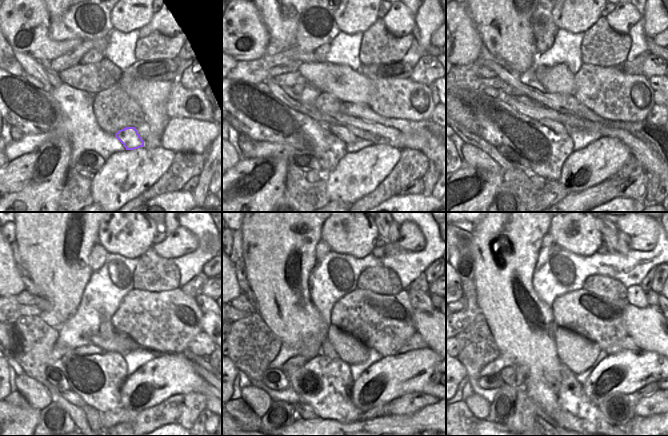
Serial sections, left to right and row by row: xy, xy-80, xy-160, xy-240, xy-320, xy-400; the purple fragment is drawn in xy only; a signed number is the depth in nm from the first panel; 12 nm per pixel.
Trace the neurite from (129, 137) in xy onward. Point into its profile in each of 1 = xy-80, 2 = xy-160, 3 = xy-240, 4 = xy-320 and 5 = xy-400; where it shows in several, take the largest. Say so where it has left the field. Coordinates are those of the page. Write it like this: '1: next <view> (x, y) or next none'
1: next xy-80 (343, 133)
2: next xy-160 (559, 128)
3: next xy-240 (89, 349)
4: next xy-320 (297, 361)
5: next xy-400 (513, 375)

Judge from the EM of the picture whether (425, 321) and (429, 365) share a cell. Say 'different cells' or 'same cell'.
different cells

